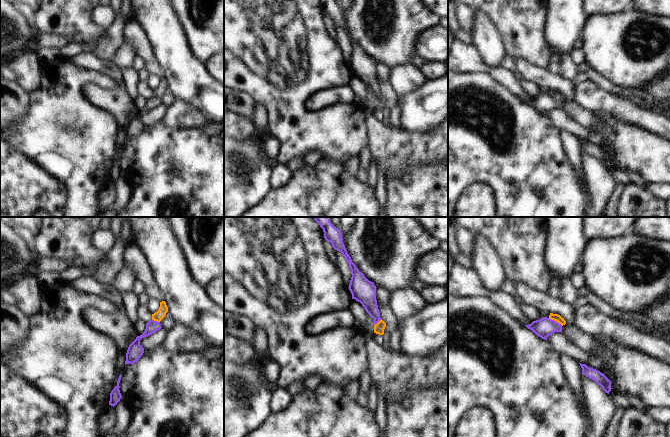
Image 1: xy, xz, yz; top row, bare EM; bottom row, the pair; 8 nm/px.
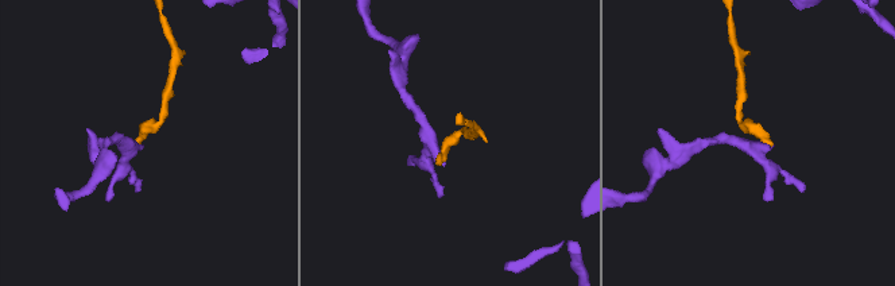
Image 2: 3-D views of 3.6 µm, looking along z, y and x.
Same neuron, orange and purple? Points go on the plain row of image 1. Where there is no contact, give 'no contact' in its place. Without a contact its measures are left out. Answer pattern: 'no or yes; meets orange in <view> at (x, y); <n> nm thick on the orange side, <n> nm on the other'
no; meets orange in yz at (555, 96); 60 nm thick on the orange side, 150 nm on the other

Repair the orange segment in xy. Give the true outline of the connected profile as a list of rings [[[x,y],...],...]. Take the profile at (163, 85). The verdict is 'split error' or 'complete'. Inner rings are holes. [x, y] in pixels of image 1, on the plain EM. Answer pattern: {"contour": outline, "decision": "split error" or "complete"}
{"contour": [[[165,77],[160,78],[160,83],[157,88],[152,90],[152,96],[160,98],[168,88],[168,83]]], "decision": "complete"}

